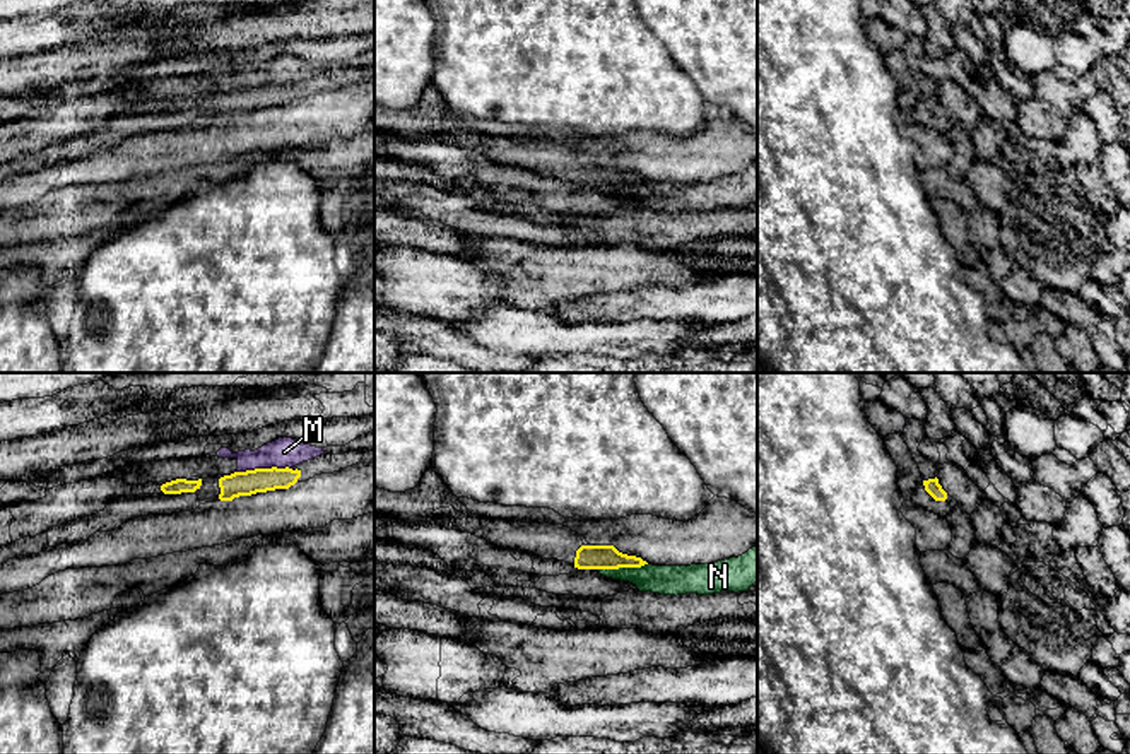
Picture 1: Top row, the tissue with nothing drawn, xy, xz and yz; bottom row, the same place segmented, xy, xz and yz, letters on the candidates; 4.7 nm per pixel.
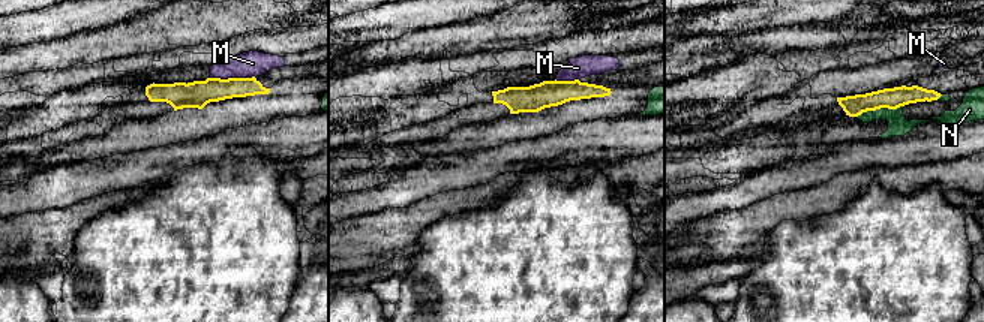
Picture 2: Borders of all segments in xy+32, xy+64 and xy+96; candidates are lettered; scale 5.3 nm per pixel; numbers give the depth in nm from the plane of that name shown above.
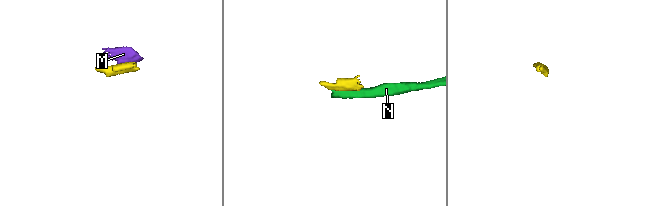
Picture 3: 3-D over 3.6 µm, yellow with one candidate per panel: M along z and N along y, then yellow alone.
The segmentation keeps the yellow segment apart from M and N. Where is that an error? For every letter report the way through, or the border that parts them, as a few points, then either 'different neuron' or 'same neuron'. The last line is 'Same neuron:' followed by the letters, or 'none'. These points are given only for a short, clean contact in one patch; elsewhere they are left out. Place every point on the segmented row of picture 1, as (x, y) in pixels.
M: border xy (291, 467), (255, 467), (238, 472); different neuron
N: border xz (647, 563), (597, 570); different neuron
Same neuron: none

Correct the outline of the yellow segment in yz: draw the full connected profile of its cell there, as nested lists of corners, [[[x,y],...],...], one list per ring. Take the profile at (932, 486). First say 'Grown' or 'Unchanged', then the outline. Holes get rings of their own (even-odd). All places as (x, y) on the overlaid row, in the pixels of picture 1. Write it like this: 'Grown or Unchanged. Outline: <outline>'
Grown. Outline: [[[935,477],[923,480],[923,486],[925,486],[923,489],[918,487],[915,489],[911,503],[939,515],[940,518],[947,518],[950,513],[950,504],[945,501],[947,492],[939,484],[939,479]]]

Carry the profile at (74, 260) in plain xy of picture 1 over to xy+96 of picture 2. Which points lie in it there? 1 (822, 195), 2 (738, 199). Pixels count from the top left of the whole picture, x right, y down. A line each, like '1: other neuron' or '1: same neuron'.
1: same neuron
2: other neuron

